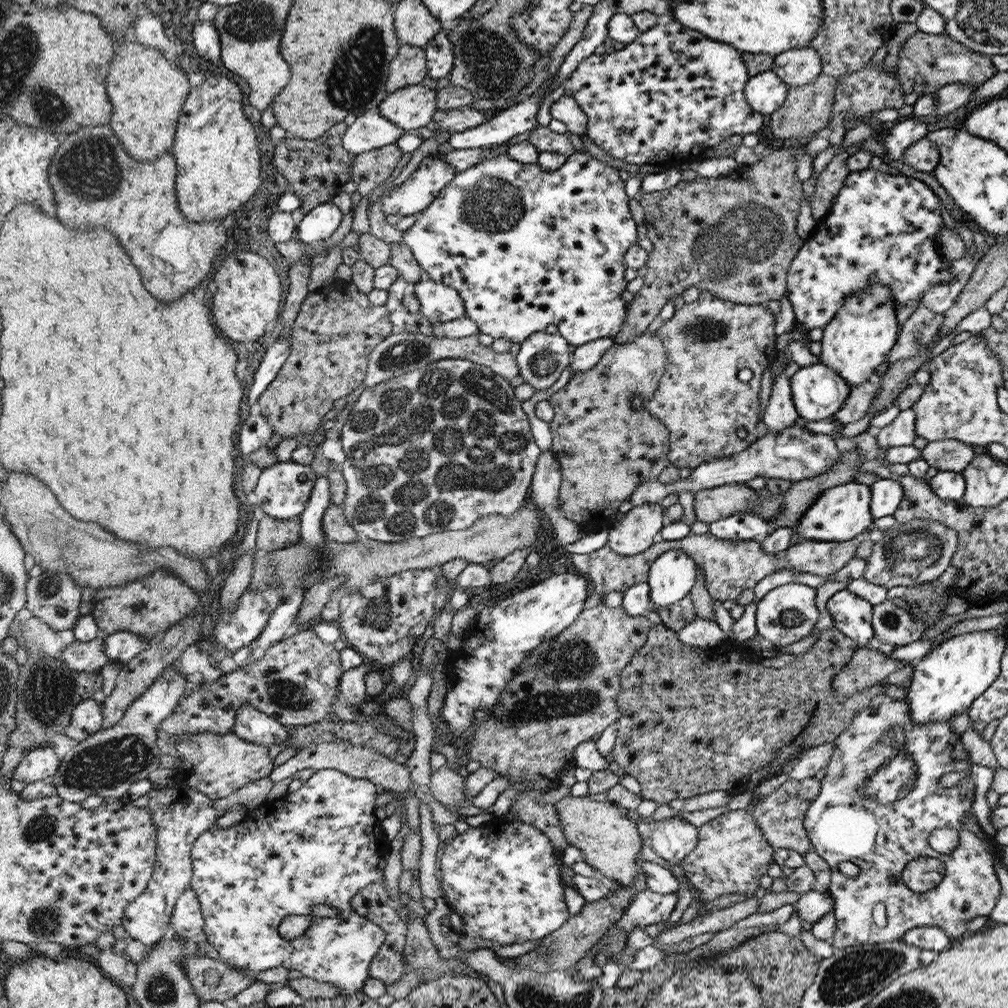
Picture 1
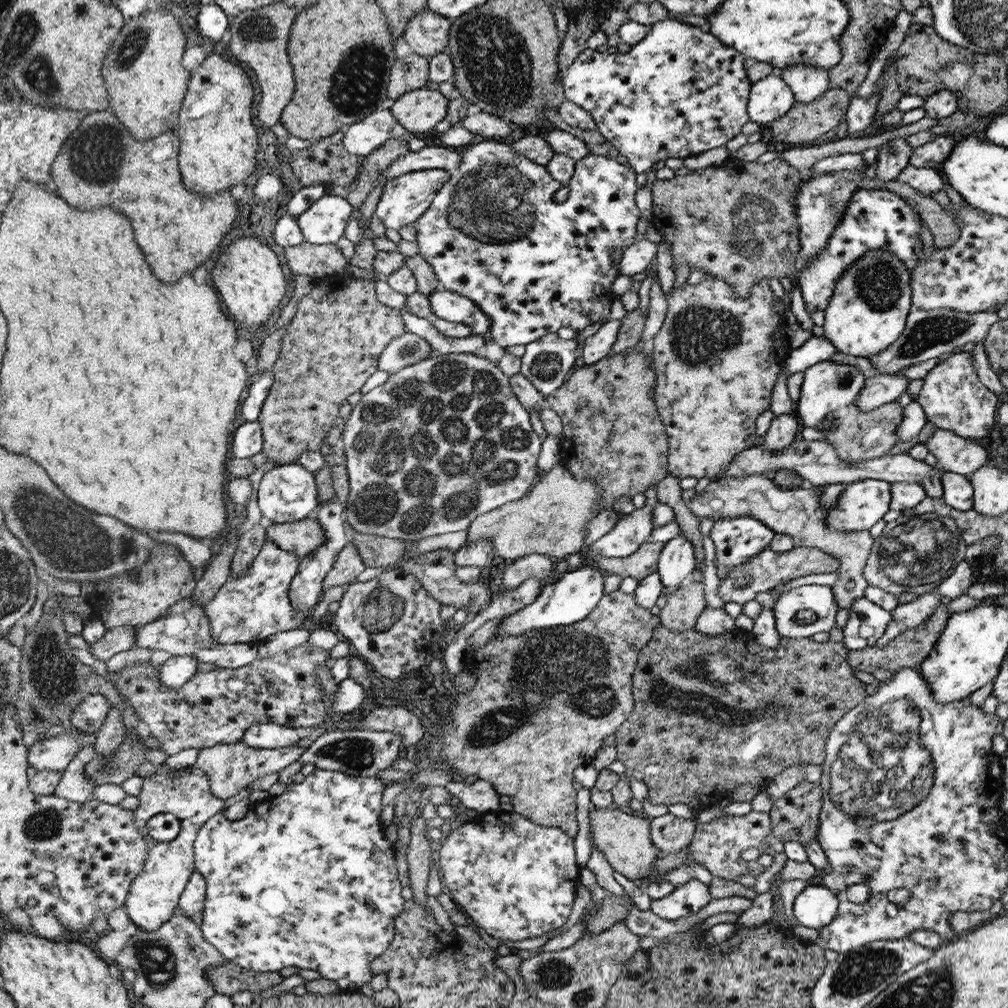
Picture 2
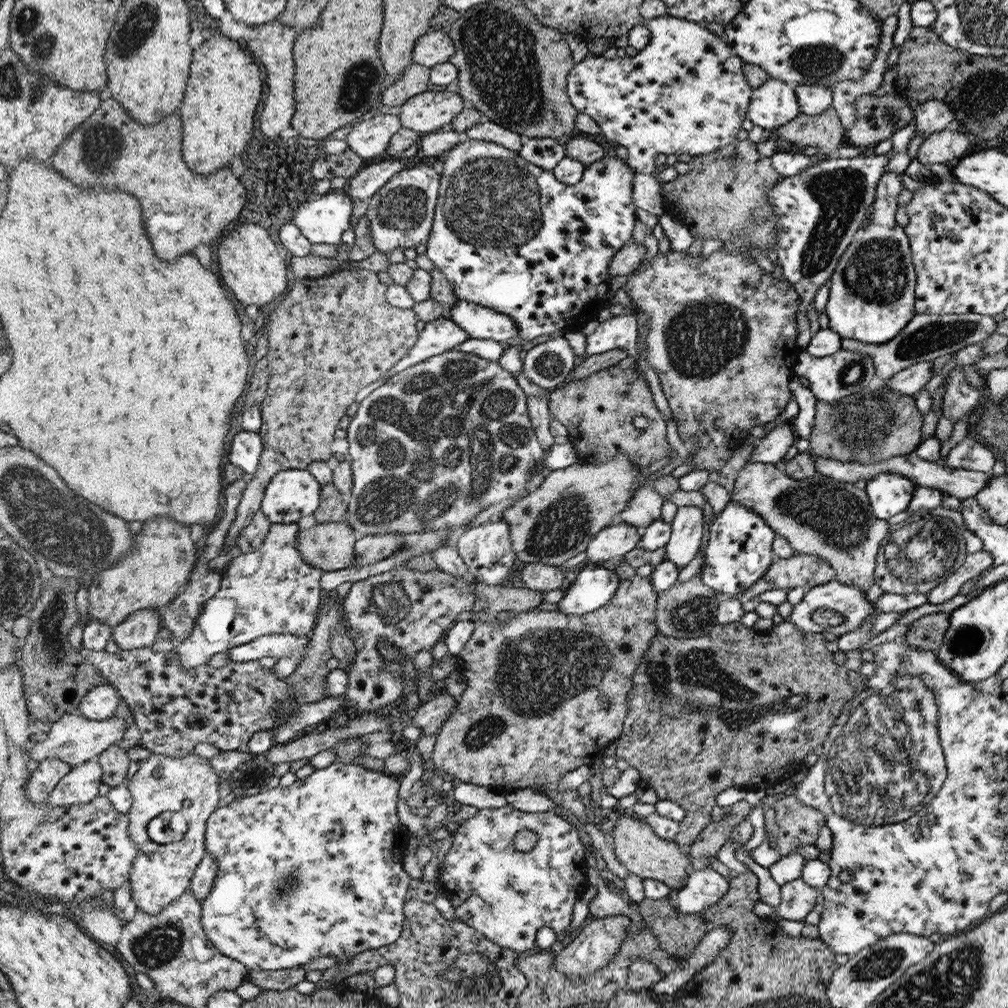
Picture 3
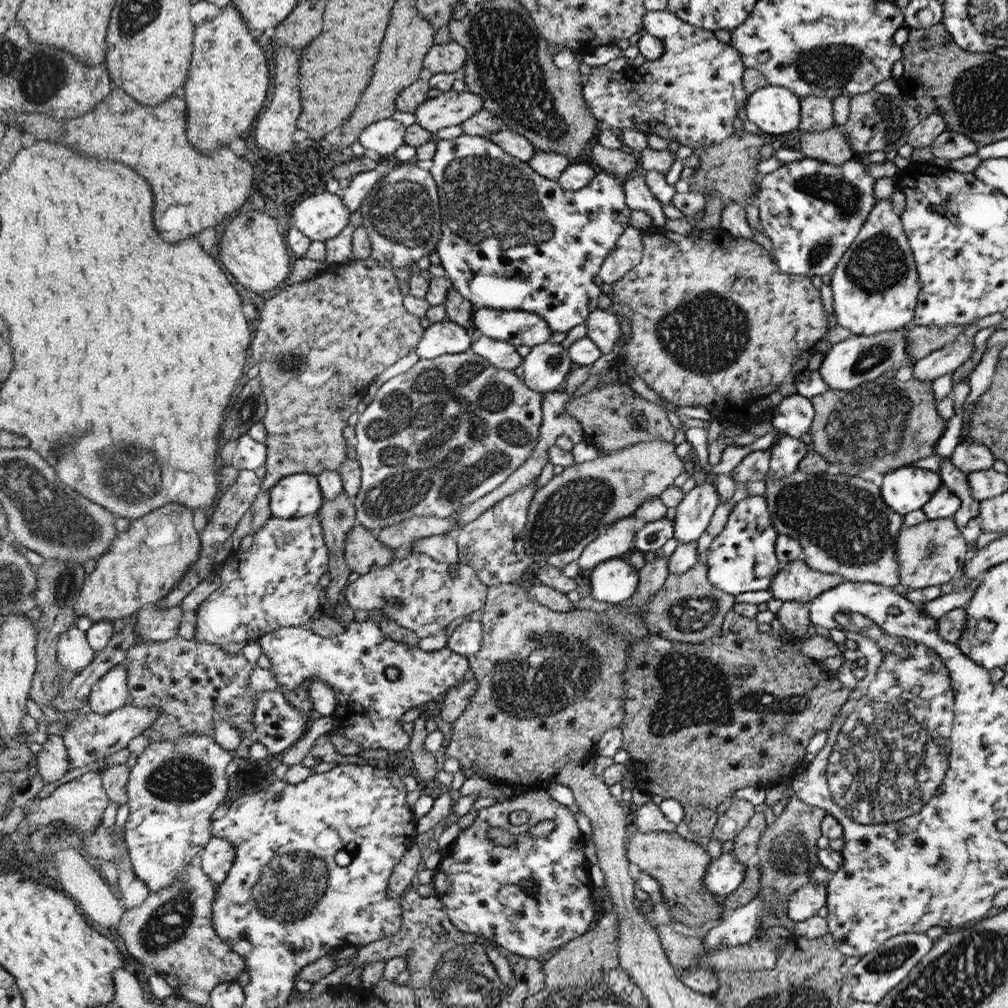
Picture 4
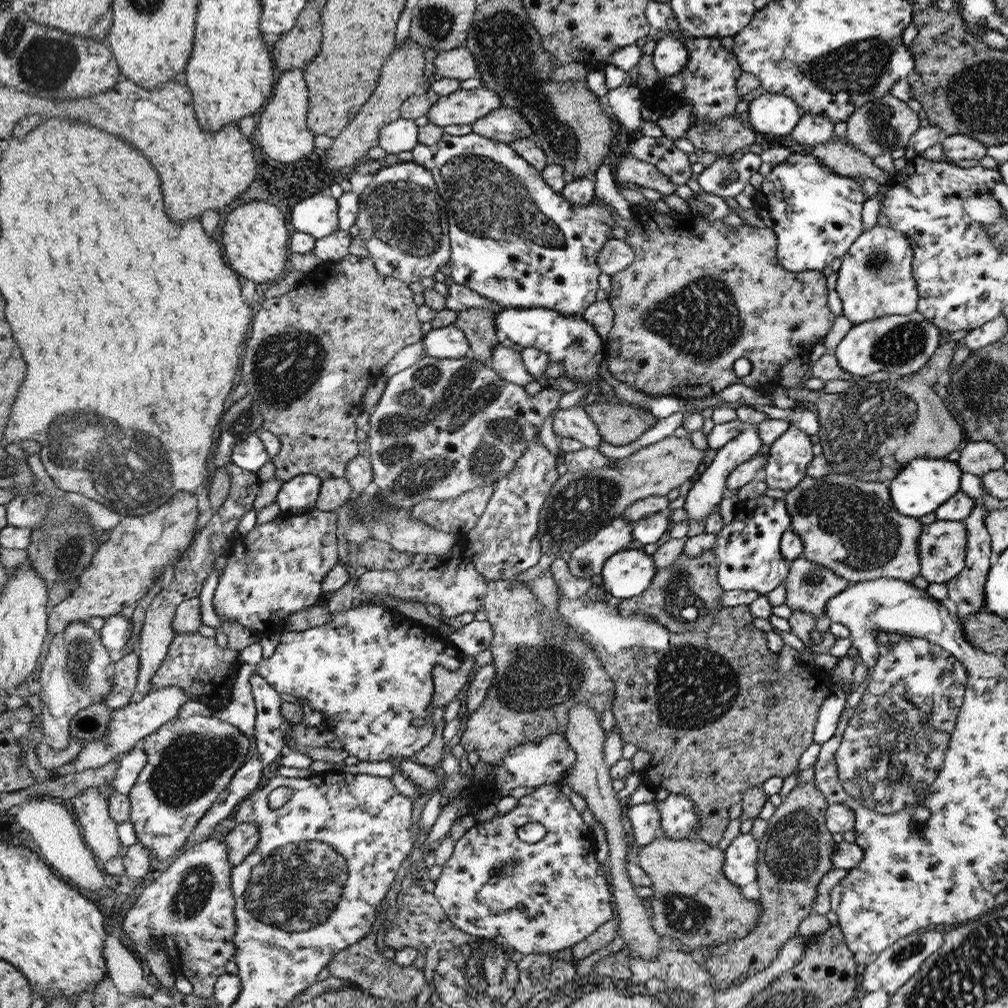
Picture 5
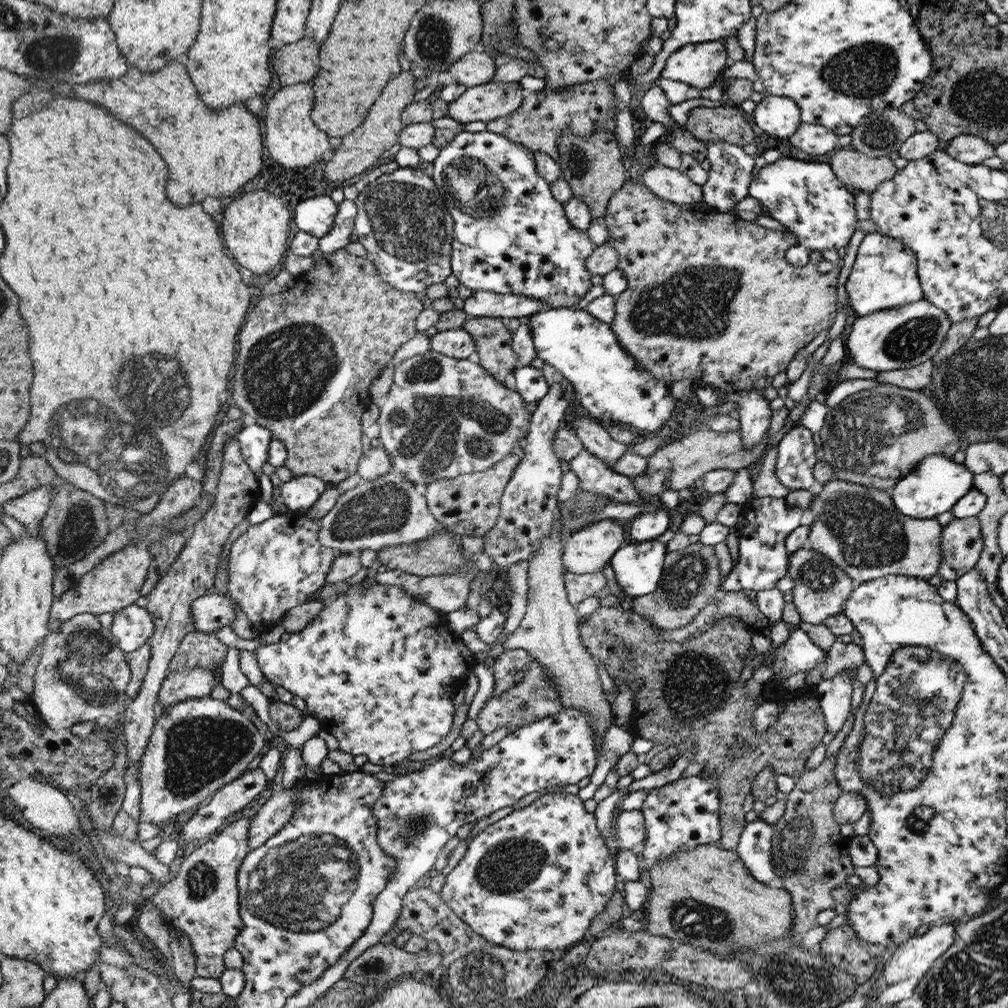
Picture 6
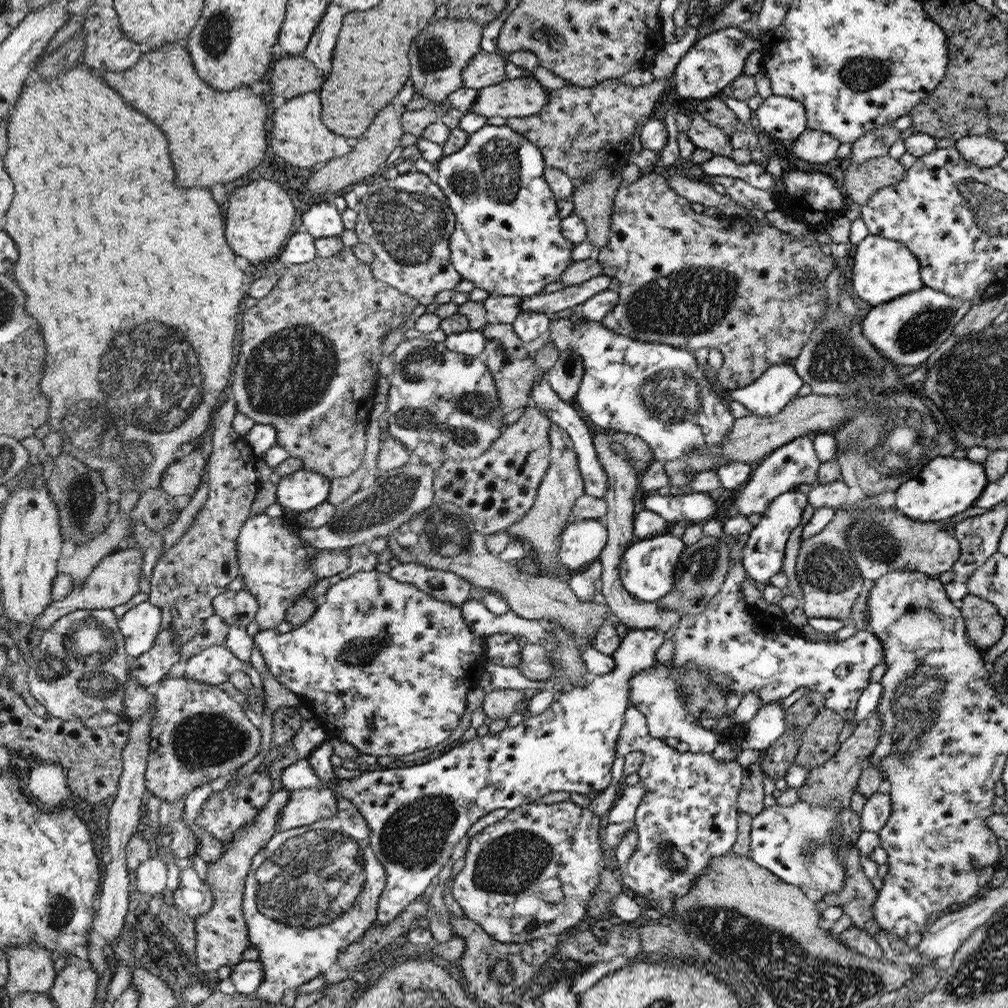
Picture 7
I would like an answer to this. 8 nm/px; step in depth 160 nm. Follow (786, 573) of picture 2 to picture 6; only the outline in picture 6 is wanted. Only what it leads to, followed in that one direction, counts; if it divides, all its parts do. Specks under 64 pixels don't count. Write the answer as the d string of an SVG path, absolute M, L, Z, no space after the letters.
M807 546L789 556L788 575L793 580L793 599L803 622L820 625L826 619L842 613L842 606L852 594L852 579L827 557Z

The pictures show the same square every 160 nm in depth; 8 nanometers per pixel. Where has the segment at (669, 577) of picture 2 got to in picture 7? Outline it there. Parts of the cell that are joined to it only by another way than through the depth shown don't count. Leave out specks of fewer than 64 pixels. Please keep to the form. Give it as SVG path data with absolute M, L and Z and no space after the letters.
M776 364L747 387L729 392L754 416L772 416L788 406L804 382L791 364Z

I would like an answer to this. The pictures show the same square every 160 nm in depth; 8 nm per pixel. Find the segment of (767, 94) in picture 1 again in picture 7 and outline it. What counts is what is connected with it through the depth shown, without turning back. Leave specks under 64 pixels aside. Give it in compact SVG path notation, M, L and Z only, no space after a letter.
M773 94L755 112L760 131L774 139L797 140L808 126L808 110L793 97Z

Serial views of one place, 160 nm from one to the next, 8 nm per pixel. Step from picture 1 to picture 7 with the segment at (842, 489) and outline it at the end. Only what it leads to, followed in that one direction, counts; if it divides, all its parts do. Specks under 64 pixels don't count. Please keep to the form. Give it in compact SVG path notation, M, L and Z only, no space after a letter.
M938 457L926 463L917 479L902 484L896 490L896 510L910 519L936 523L949 520L972 508L988 486L983 464L967 458Z

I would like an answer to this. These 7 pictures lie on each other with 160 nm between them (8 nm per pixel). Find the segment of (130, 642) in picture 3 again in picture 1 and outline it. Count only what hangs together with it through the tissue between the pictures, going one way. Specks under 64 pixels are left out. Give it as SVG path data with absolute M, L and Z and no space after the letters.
M102 634L88 642L76 641L60 655L74 670L82 672L98 672L110 662L103 649Z

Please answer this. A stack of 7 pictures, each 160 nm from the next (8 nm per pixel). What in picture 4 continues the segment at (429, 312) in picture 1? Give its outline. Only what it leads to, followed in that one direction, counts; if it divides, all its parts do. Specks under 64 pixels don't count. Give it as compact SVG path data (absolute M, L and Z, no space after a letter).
M475 309L473 328L479 336L486 335L516 347L548 343L554 333L543 318L522 310Z

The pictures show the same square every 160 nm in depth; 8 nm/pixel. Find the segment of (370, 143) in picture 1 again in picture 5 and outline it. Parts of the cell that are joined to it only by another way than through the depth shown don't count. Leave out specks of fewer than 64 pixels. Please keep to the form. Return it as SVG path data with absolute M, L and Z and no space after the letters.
M395 120L392 124L382 127L378 136L378 147L387 154L411 151L418 143L418 125L413 120Z

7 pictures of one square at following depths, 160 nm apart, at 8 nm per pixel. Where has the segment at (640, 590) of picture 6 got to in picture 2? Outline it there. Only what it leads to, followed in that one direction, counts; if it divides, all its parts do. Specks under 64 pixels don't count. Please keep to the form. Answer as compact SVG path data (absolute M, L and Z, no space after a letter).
M581 566L568 571L556 582L544 584L536 600L502 620L502 624L498 626L497 634L499 636L525 634L528 631L534 631L534 629L566 627L585 620L593 613L594 607L604 596L604 575L600 570Z

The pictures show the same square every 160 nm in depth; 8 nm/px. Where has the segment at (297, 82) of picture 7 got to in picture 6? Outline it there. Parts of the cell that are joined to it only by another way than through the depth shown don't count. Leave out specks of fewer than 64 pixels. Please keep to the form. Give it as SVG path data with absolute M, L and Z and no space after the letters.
M306 35L302 40L276 49L274 72L282 86L308 82L318 74L318 62L318 44Z

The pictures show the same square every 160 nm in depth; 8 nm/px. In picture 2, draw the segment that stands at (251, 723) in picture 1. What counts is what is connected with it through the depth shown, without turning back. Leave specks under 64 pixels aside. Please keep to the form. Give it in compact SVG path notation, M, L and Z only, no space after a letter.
M254 723L241 740L255 749L275 749L294 746L300 740L296 729L276 723Z

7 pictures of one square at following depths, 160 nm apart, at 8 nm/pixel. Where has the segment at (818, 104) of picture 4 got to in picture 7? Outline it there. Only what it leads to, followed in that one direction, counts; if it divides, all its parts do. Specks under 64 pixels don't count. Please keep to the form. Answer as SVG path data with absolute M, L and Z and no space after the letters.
M807 126L805 133L793 142L793 153L803 161L825 164L832 158L838 158L840 142L826 132L810 130Z

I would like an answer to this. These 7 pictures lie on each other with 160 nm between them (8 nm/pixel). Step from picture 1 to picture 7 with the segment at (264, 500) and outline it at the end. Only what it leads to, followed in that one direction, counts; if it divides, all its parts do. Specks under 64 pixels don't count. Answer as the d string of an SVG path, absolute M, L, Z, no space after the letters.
M302 468L282 477L277 486L277 504L299 515L329 500L331 487L331 480L321 473Z

